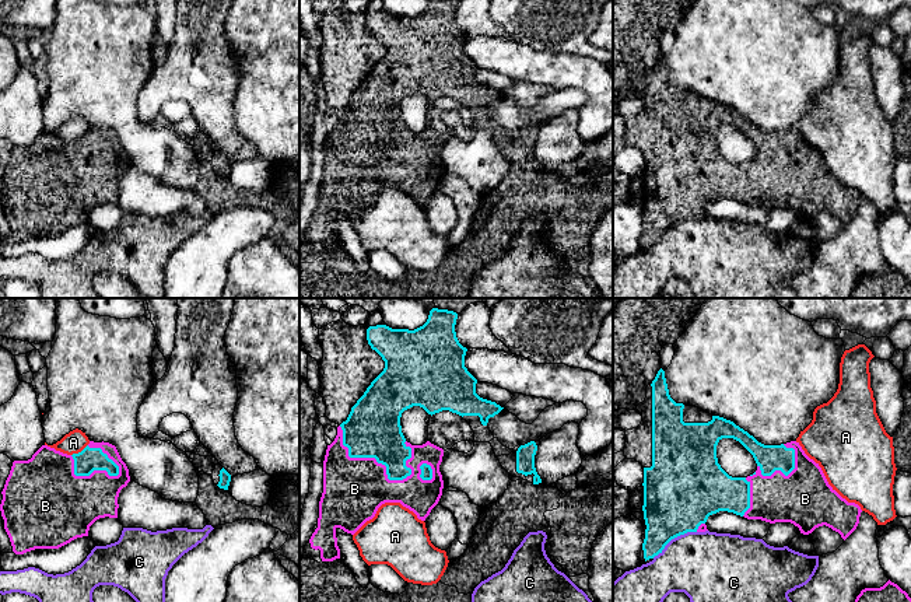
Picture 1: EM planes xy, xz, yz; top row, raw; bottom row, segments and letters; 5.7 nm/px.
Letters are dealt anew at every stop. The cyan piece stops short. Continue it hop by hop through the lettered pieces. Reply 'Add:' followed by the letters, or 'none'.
Add: B

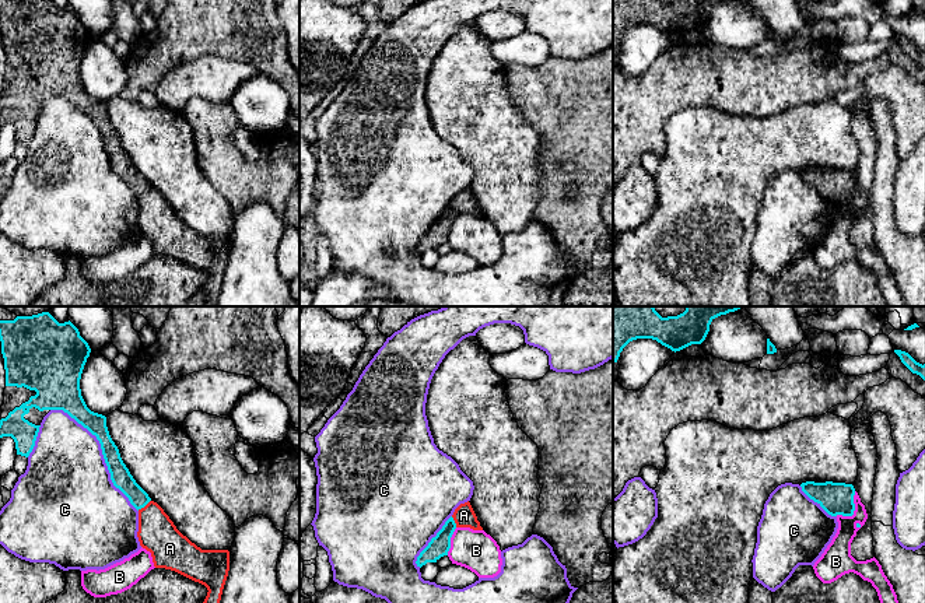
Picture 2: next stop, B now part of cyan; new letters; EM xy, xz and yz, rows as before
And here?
Add: A

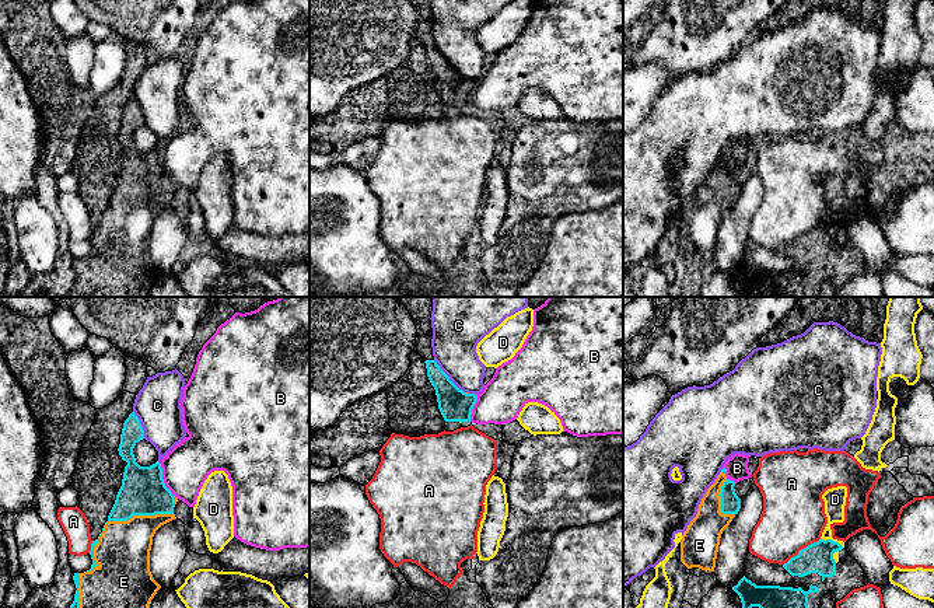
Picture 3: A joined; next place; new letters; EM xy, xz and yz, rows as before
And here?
Add: E

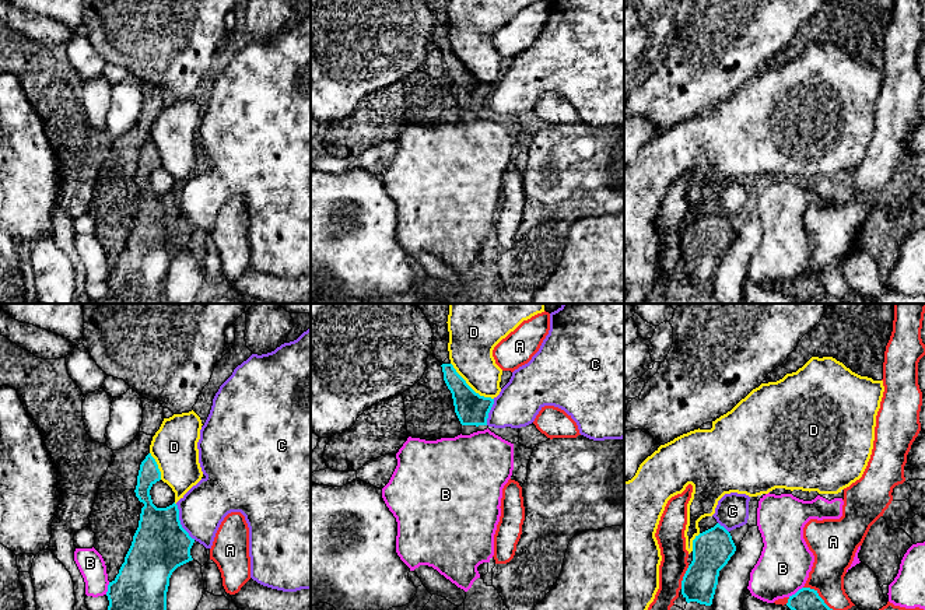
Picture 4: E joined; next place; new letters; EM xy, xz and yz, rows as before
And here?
Add: none

